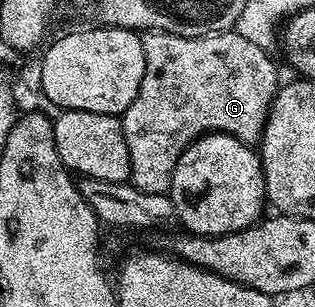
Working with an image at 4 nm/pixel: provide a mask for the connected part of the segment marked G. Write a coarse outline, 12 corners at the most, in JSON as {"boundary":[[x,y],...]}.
{"boundary":[[234,28],[142,34],[129,185],[167,193],[203,134],[261,143],[280,89]]}

